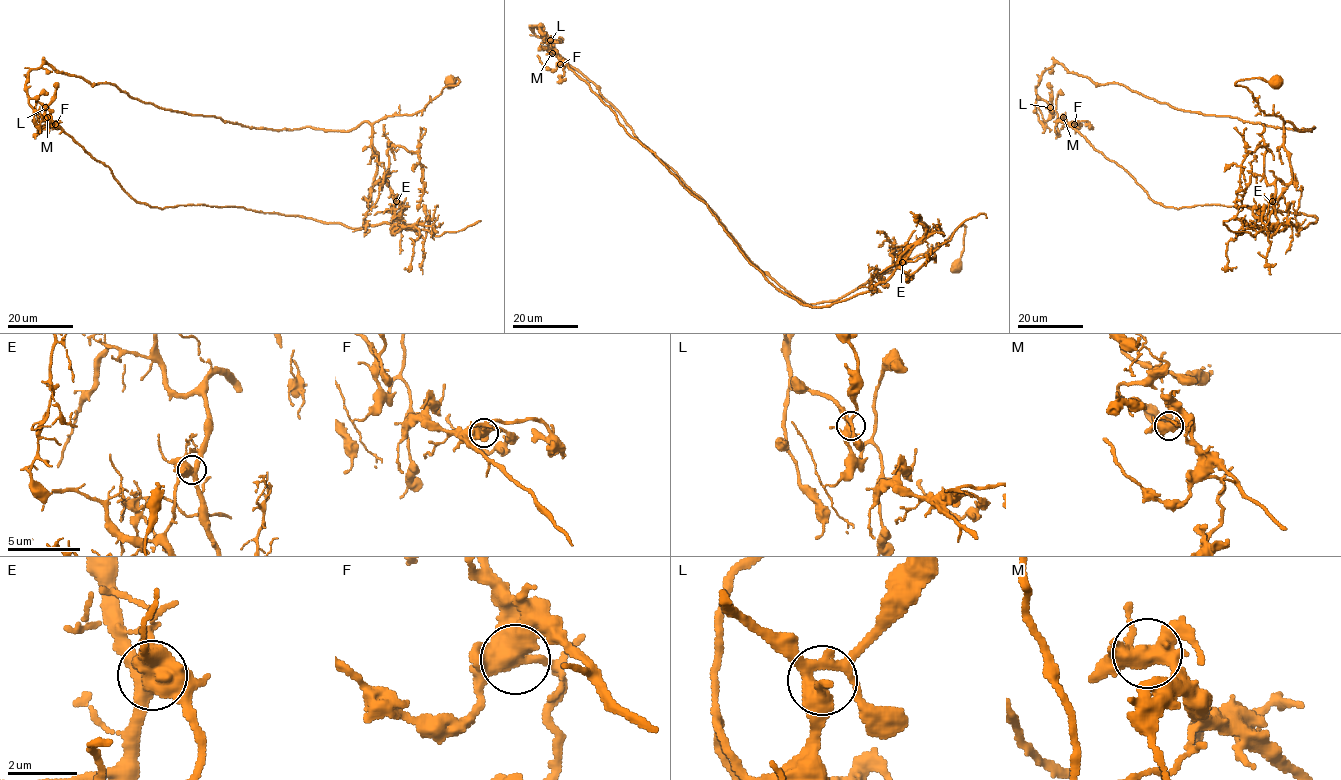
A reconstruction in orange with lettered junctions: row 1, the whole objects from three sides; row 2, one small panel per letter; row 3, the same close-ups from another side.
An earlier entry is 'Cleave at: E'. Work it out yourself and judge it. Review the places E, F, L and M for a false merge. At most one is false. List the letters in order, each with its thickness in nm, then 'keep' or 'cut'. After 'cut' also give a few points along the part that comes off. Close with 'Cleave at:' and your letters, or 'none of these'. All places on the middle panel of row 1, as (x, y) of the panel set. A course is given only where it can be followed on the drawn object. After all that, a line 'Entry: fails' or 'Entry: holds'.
E: calibre 500 nm; cut; course (902, 261), (867, 291), (800, 304), (590, 86), (564, 63), (549, 69), (537, 55)
F: calibre 480 nm; keep
L: calibre 400 nm; keep
M: calibre 480 nm; keep
Cleave at: E
Entry: holds

